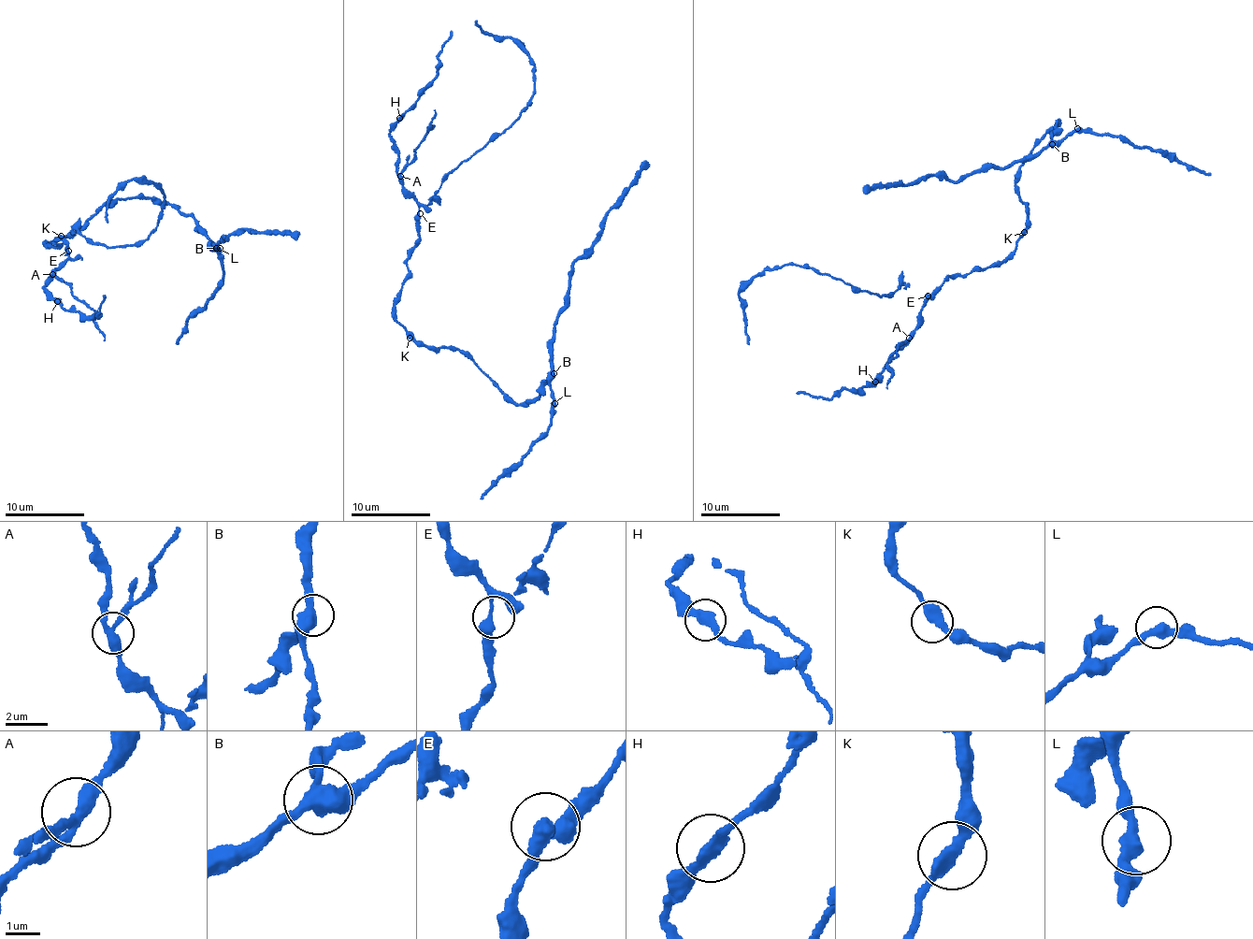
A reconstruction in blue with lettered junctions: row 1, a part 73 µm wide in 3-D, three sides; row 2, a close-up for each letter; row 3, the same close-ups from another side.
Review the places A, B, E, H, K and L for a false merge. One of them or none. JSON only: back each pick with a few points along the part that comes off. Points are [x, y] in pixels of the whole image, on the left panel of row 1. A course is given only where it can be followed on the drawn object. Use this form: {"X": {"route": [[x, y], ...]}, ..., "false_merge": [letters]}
{"A": {"route": [[52, 273], [70, 285], [74, 299], [94, 311], [97, 328], [104, 341]]}, "false_merge": ["A"]}

